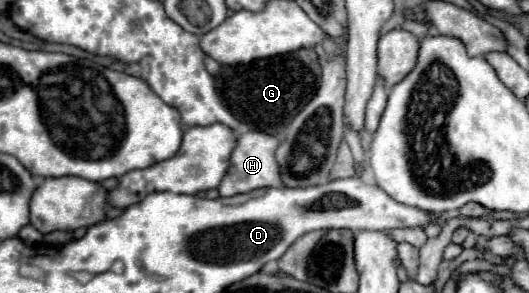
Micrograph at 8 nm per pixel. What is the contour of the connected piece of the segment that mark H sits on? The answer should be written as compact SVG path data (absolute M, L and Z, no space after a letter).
M248 131L238 135L236 147L230 155L230 167L218 187L220 197L232 197L238 193L248 193L252 189L260 189L260 187L280 187L280 171L278 171L278 163L274 159L274 151L280 145L280 141L272 135L260 133L260 131Z

